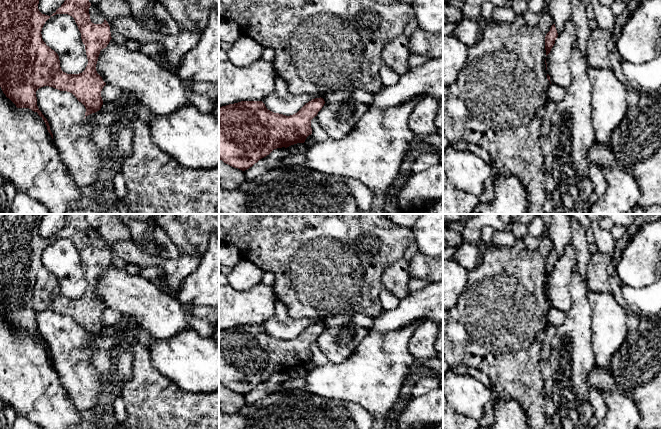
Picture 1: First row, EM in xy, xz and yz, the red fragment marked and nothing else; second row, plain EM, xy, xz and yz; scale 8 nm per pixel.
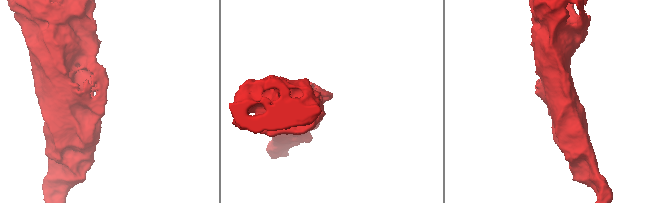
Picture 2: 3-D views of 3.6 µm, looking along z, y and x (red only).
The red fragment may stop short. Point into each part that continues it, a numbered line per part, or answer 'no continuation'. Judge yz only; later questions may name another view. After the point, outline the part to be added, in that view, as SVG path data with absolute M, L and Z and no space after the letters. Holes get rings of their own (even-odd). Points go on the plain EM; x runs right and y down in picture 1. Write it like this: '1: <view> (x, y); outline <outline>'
no continuation

